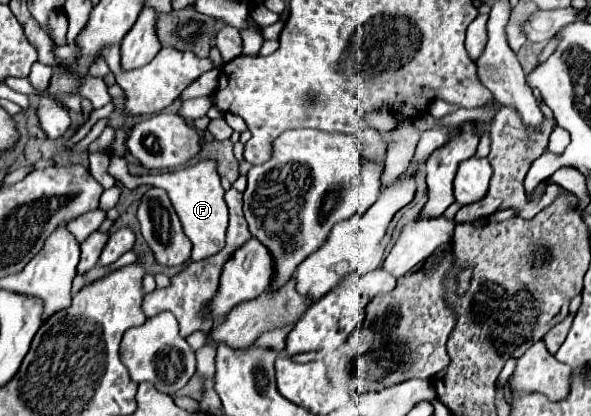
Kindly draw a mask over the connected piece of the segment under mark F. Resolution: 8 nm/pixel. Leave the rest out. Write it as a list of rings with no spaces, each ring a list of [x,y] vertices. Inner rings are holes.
[[[111,155],[111,157],[112,167],[110,167],[109,174],[126,188],[133,190],[141,185],[151,185],[160,186],[168,192],[172,206],[176,208],[176,214],[180,216],[180,222],[184,226],[184,234],[192,242],[192,258],[190,260],[208,258],[224,248],[224,234],[228,228],[228,206],[224,202],[224,188],[220,184],[220,174],[216,170],[218,162],[214,158],[206,158],[194,166],[184,166],[178,170],[170,170],[166,174],[133,176],[129,174],[124,158],[115,155]]]

